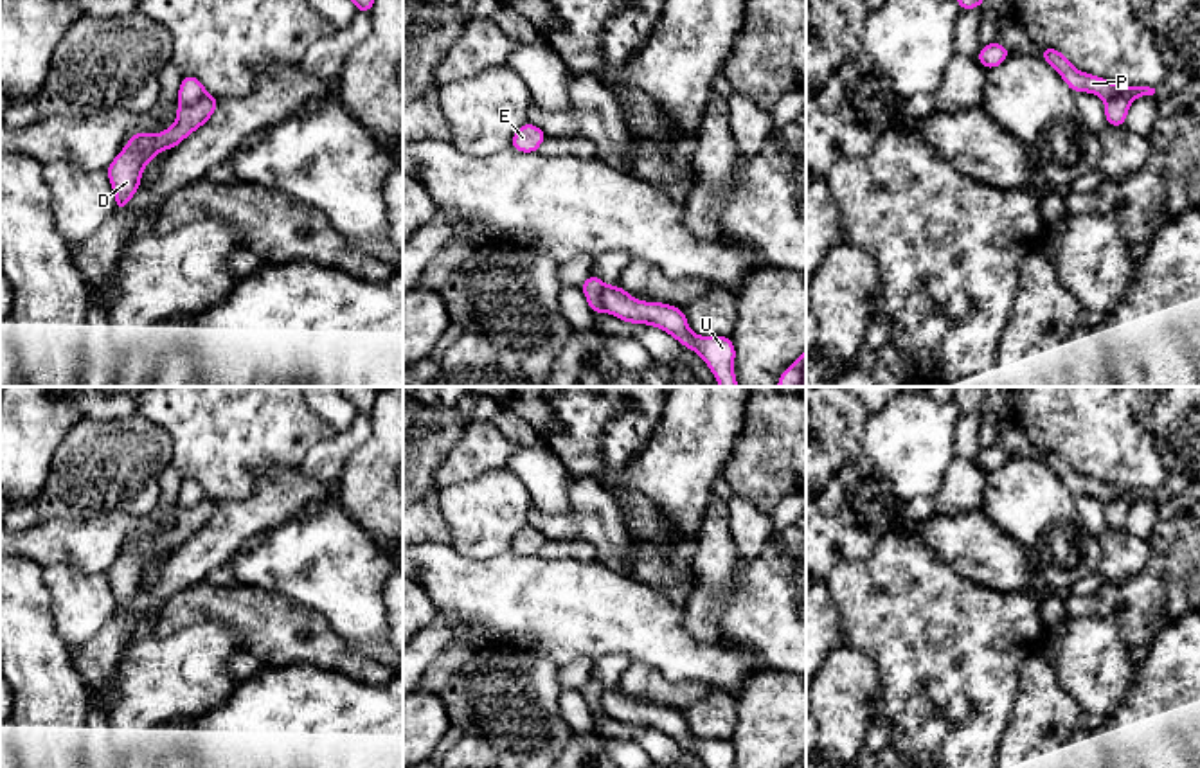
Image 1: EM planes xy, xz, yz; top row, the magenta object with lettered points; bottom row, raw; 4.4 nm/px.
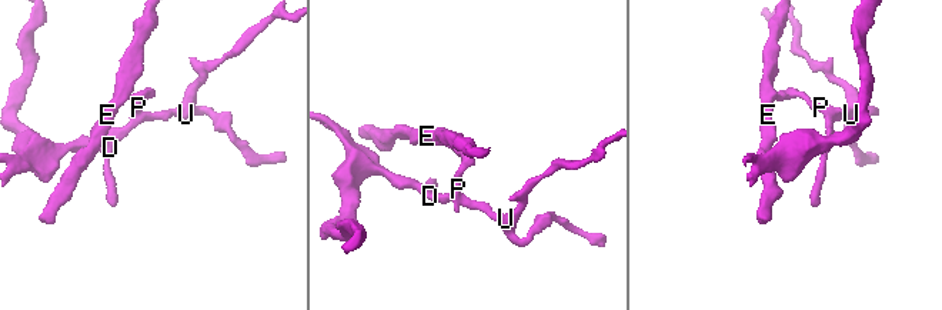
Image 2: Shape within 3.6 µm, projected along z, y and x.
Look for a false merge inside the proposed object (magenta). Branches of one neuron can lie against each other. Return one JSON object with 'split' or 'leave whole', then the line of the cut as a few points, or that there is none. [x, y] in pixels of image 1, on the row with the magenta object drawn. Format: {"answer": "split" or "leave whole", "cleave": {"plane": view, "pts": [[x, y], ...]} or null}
{"answer": "split", "cleave": {"plane": "xy", "pts": [[205, 92], [197, 101], [180, 107]]}}

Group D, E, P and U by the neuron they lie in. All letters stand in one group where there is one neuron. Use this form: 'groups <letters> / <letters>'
groups D U / E P

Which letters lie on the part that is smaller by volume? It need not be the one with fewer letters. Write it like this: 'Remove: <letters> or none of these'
Remove: E, P

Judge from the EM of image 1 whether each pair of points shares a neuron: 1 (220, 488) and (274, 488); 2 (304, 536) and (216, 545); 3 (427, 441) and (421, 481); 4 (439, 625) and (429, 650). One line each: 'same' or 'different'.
1: different
2: different
3: same
4: same

